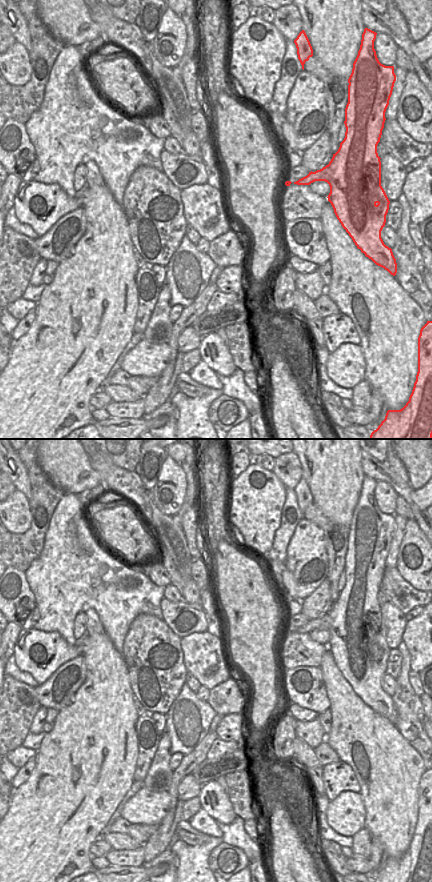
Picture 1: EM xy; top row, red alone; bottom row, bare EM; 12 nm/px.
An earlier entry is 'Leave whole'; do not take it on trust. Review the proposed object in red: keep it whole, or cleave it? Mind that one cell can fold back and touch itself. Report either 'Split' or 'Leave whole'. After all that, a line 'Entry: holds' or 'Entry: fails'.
Leave whole.
Entry: holds

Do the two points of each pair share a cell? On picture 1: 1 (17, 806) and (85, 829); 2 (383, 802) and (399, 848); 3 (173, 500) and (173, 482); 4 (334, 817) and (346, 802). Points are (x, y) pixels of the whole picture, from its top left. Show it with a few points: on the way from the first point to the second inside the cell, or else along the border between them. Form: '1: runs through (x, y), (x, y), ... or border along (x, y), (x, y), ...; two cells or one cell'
1: runs through (34, 806), (49, 816), (62, 816), (68, 821); one cell
2: runs through (391, 813), (396, 837); one cell
3: runs through (173, 496), (173, 486); one cell
4: runs through (338, 813), (345, 806); one cell

